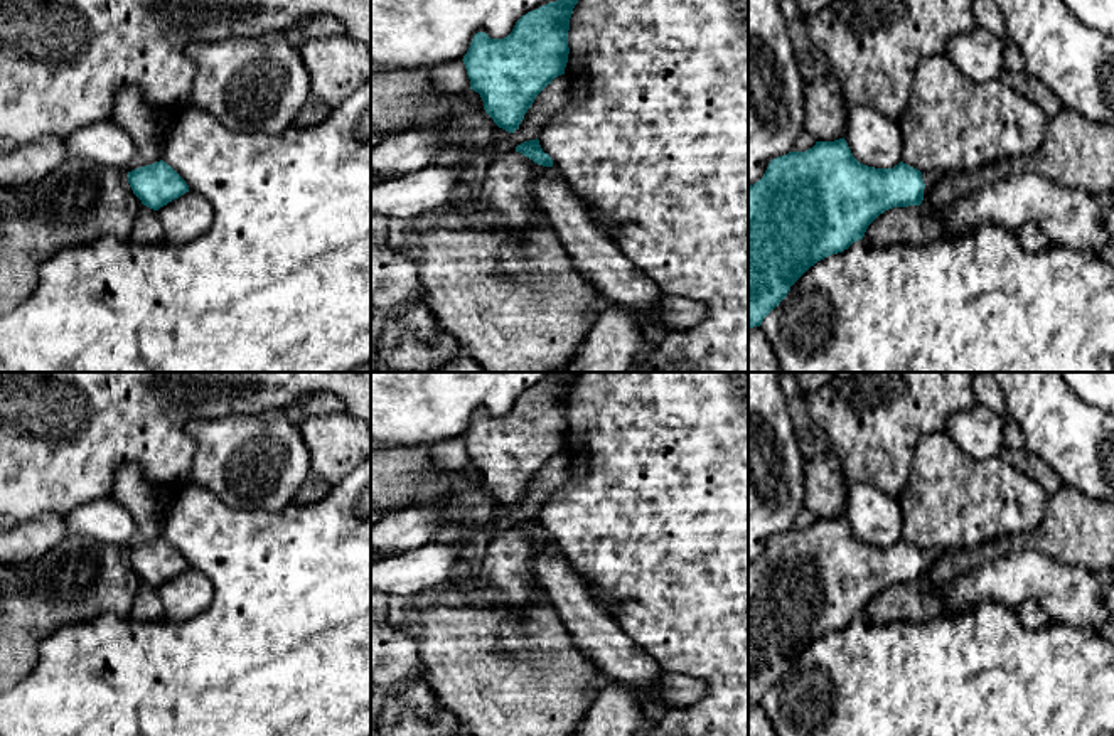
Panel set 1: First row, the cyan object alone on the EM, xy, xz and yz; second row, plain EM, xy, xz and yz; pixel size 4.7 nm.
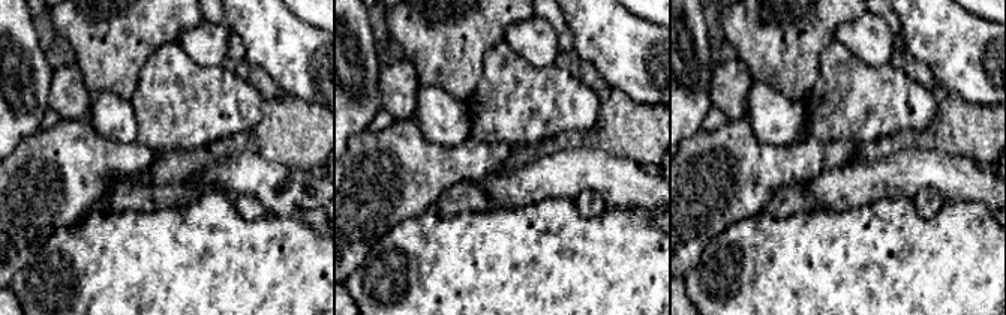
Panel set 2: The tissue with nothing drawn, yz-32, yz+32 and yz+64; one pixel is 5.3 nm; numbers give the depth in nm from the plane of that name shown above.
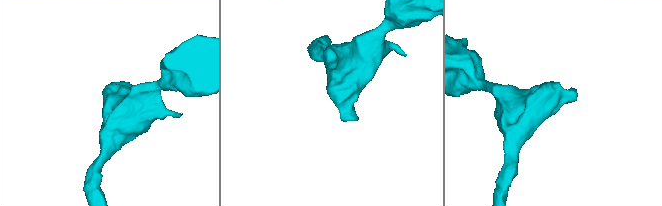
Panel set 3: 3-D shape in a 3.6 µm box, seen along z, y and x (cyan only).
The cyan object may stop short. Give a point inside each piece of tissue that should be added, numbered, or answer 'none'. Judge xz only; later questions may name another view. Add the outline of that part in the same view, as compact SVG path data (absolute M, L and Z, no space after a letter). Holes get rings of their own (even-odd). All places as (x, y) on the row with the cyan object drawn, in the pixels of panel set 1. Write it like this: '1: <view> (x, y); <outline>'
1: xz (597, 258); M556 167L534 179L533 189L573 266L605 300L645 313L657 308L664 296L661 286L590 219L586 205Z

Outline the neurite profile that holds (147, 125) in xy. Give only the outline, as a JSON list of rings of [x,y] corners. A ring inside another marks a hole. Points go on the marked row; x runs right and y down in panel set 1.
[[[138,86],[123,88],[115,98],[110,116],[137,145],[137,153],[126,172],[152,165],[162,160],[162,147],[177,113],[152,106]]]

